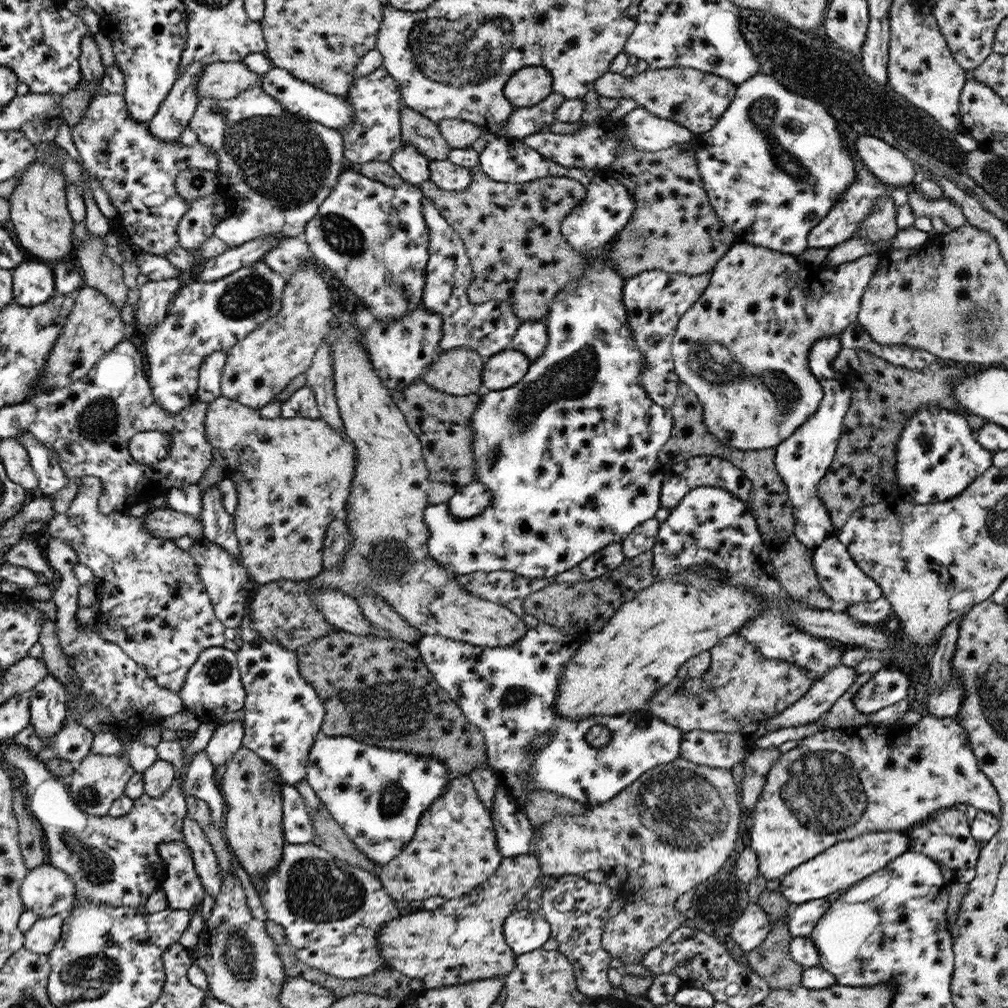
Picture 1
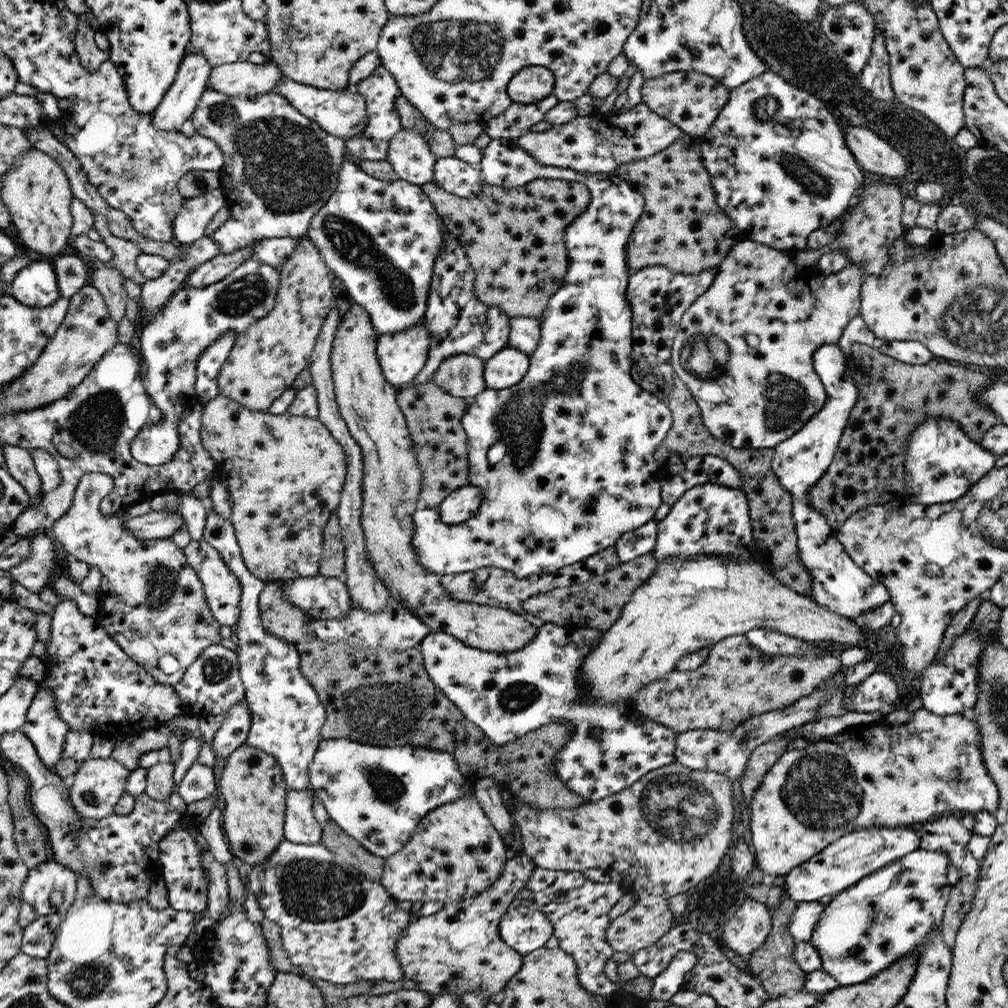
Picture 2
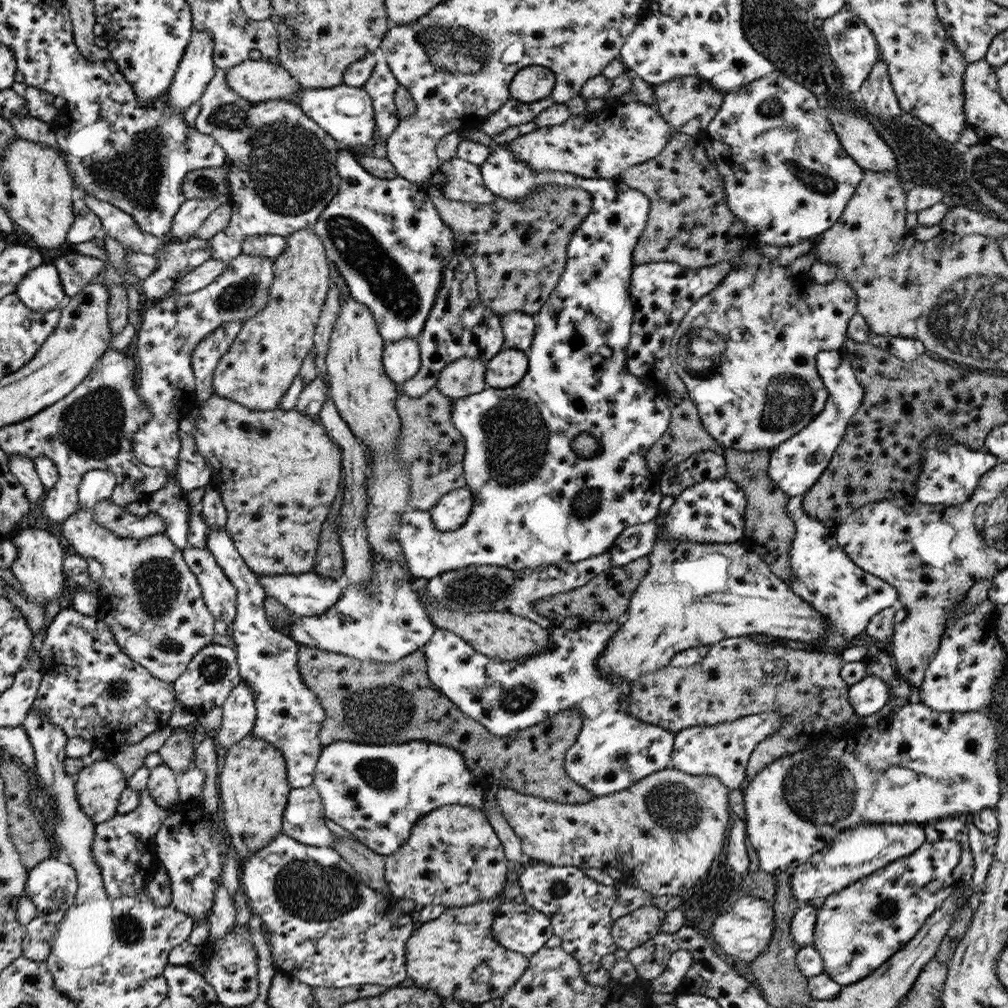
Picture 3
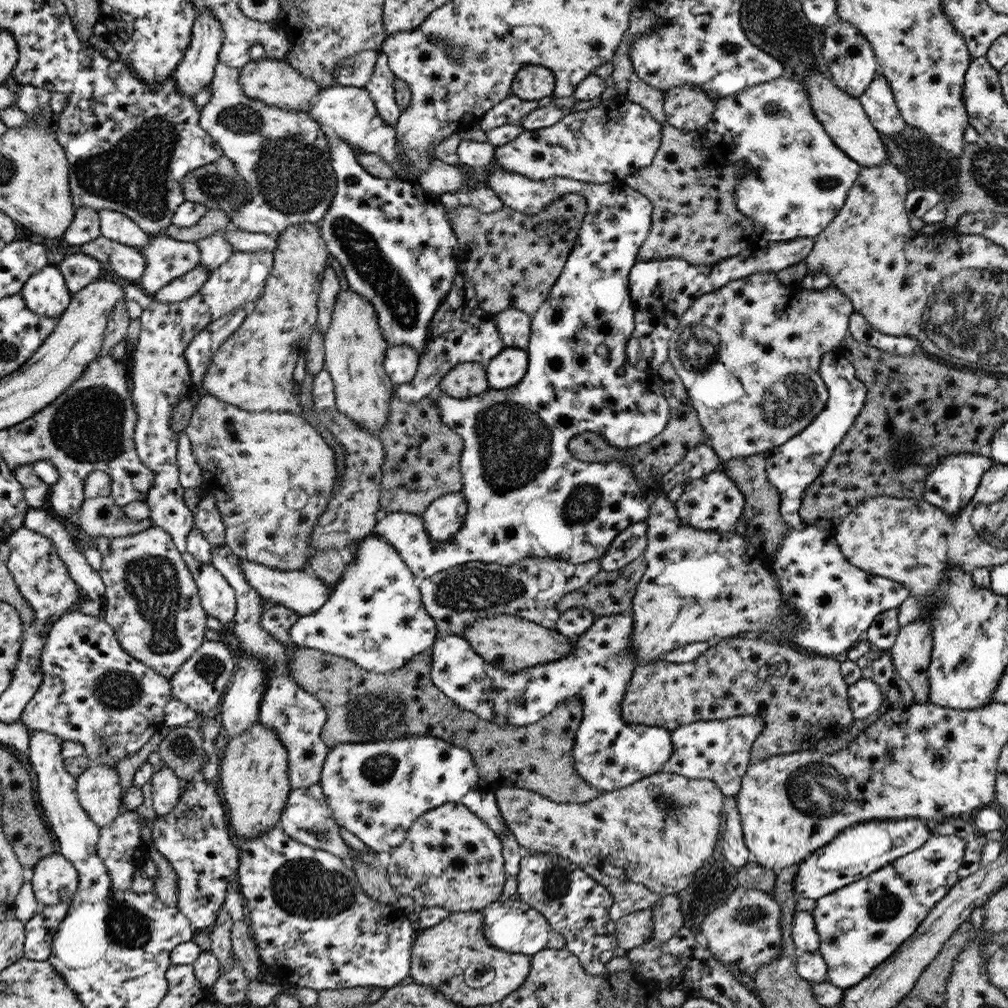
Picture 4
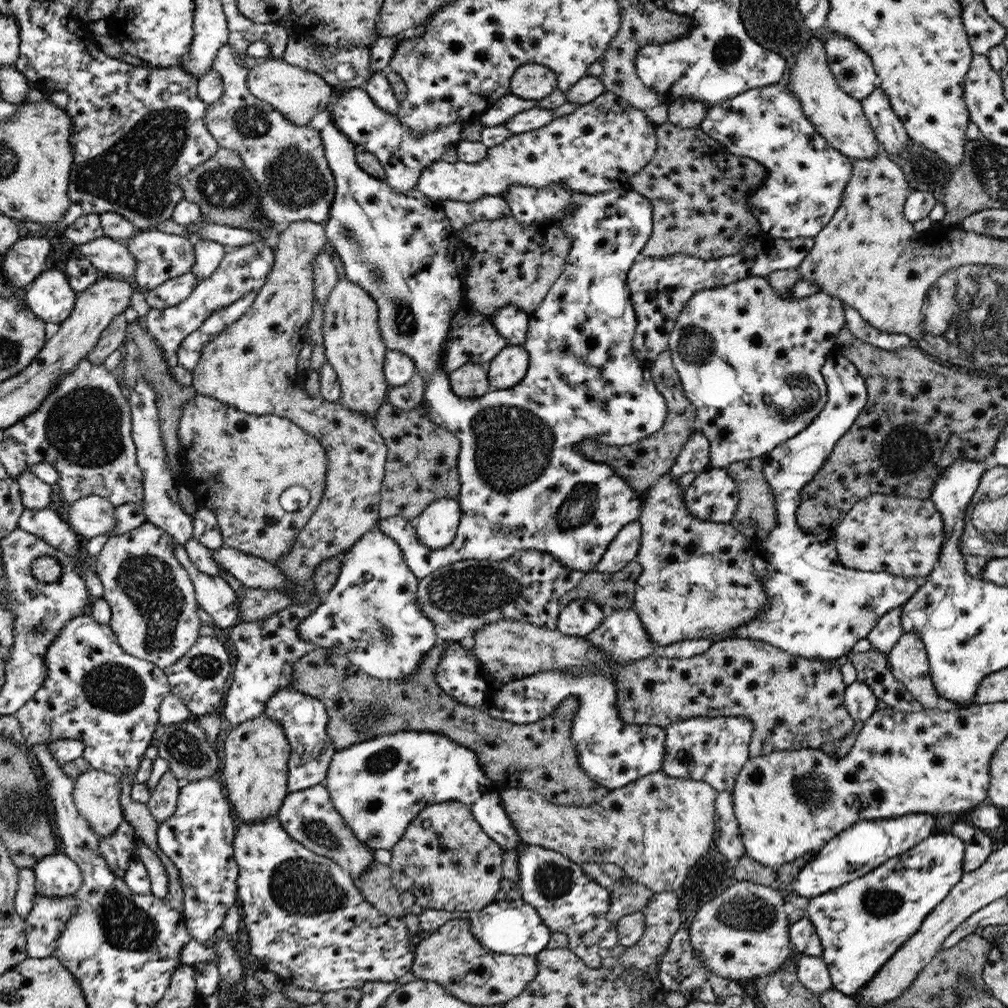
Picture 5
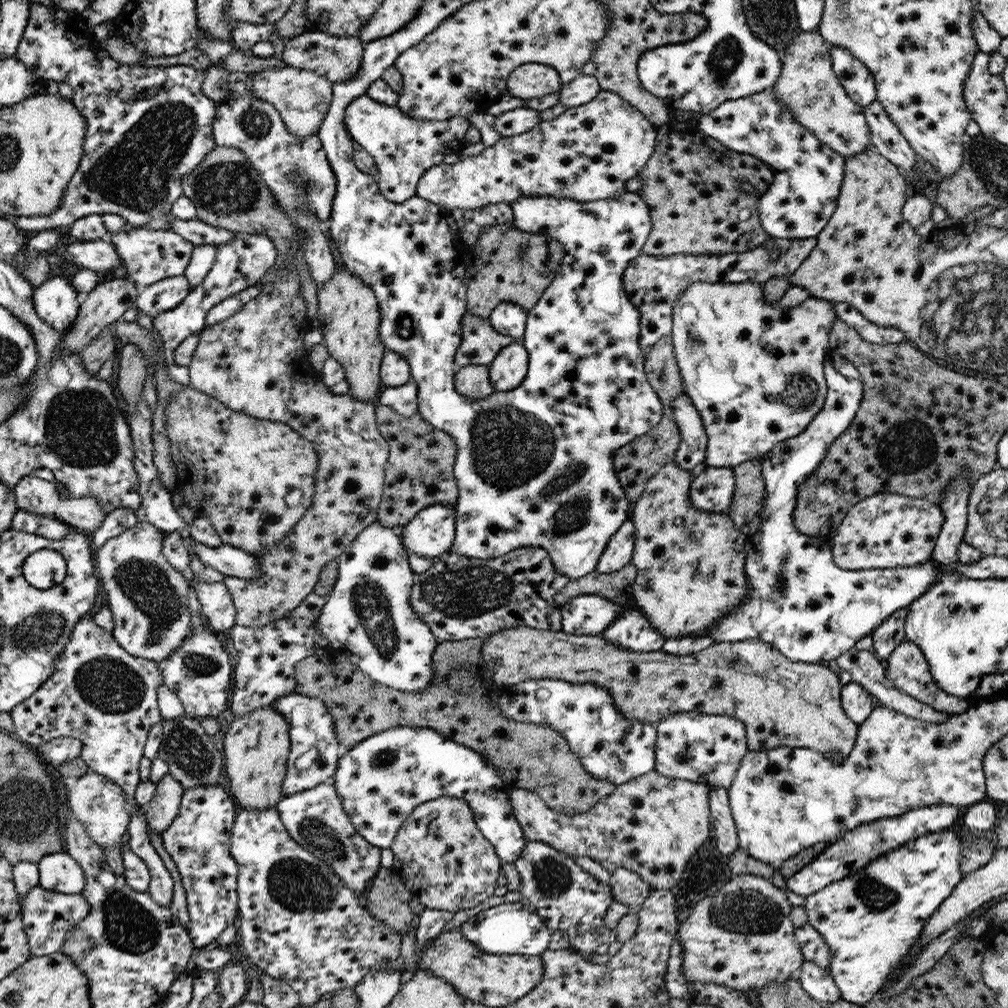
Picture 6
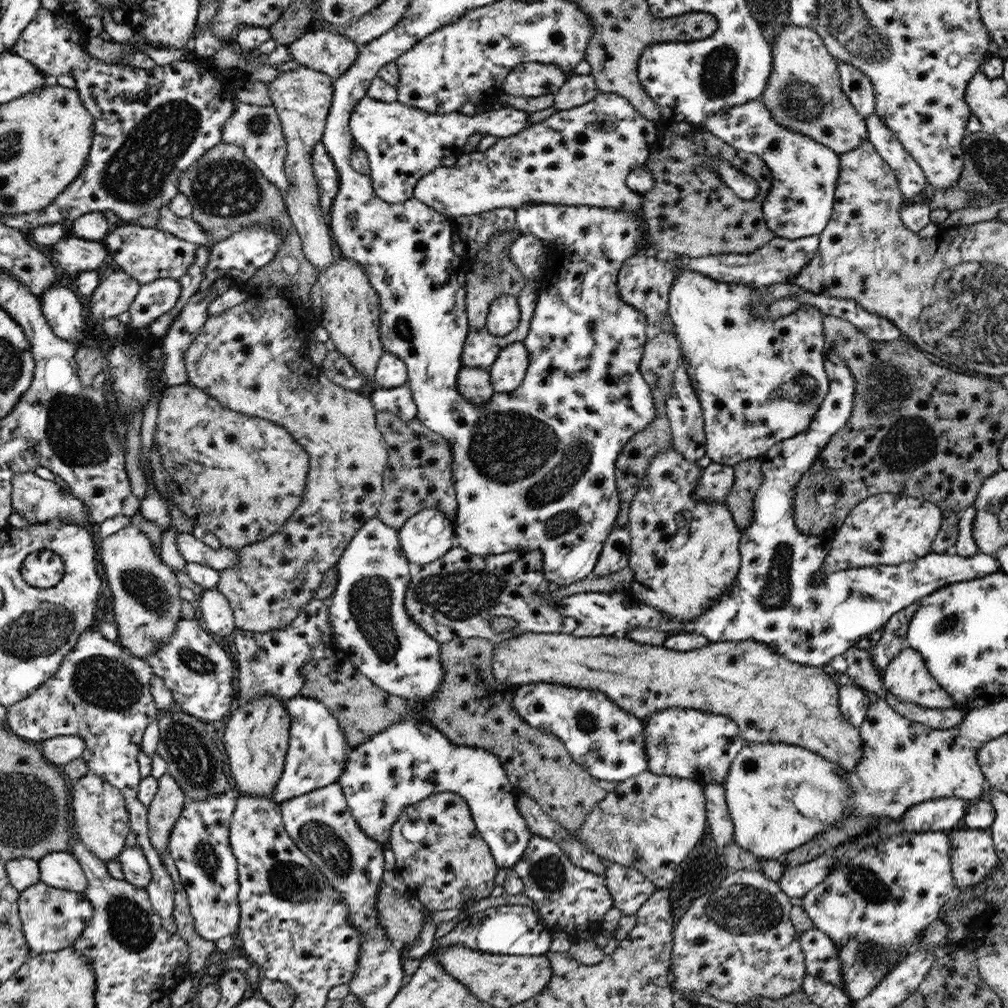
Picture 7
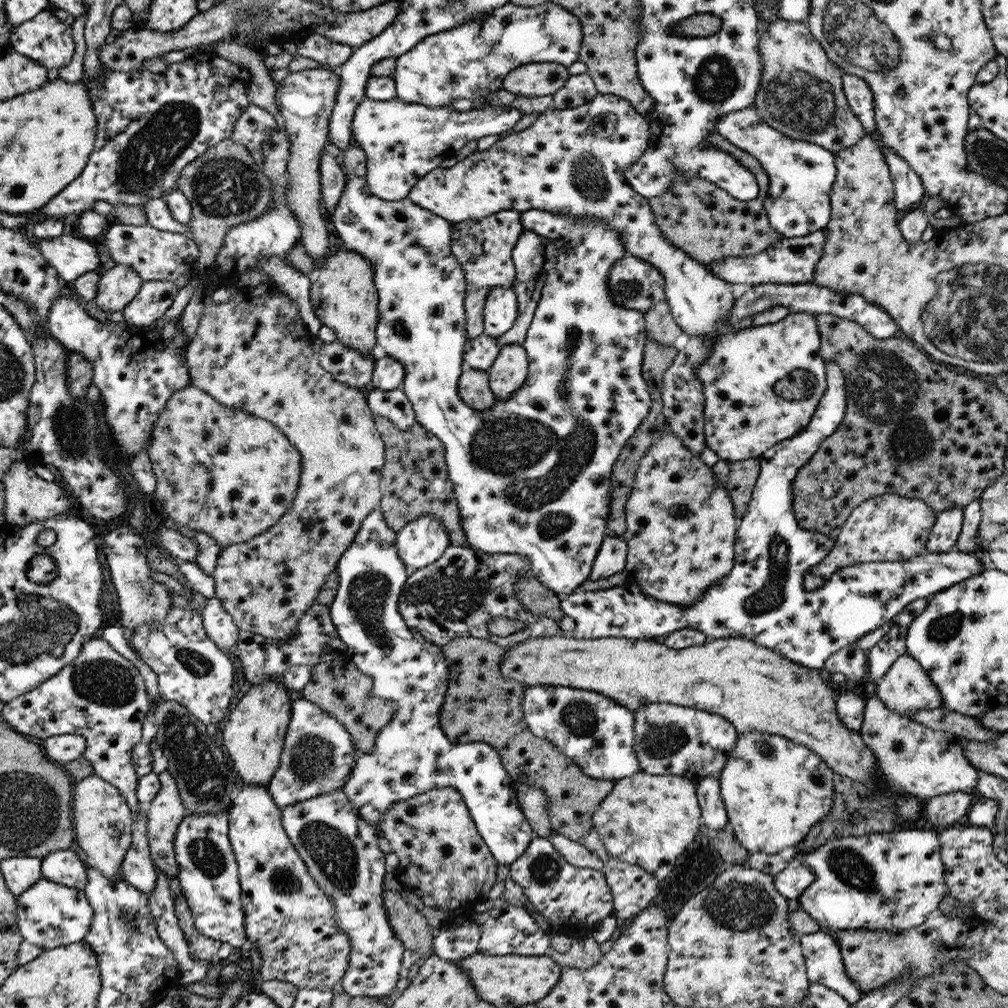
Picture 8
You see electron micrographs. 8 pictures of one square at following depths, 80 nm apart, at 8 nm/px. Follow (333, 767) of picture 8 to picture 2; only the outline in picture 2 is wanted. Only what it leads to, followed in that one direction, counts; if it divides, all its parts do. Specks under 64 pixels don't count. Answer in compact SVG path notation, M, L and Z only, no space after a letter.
M208 510L203 539L221 552L243 588L240 619L236 623L236 652L239 652L239 671L246 685L245 701L251 709L251 731L246 744L275 756L283 769L288 789L310 789L310 766L322 742L321 728L327 717L323 701L299 668L302 659L299 649L263 627L259 596L266 588L266 582L248 570L232 520Z

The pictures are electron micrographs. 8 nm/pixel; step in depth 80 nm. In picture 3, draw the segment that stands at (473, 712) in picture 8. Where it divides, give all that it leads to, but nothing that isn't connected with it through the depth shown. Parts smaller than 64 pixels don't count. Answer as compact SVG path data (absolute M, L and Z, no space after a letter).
M299 645L299 671L303 680L323 703L325 719L319 734L324 746L339 741L356 744L390 745L427 740L457 750L465 758L465 767L481 781L492 786L514 789L516 792L539 796L558 804L582 804L592 800L593 794L576 784L565 771L565 752L572 746L581 731L581 716L573 708L559 712L536 726L513 732L508 736L494 736L485 726L466 716L447 696L444 696L430 679L427 657L422 650L403 656L399 662L375 663L356 657L328 652L324 649Z

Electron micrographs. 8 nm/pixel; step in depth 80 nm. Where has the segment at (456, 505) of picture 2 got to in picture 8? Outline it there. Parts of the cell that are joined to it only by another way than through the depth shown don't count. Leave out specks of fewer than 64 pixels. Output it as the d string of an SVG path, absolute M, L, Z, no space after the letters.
M422 515L398 531L396 546L408 567L422 568L435 563L451 544L449 532L434 515Z

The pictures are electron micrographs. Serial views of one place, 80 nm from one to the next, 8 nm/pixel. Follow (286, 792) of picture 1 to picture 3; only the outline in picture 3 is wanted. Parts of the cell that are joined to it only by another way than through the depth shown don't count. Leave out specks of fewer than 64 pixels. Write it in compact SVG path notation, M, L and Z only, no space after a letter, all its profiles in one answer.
M313 785L292 789L283 815L283 834L312 847L336 848L337 836L326 827L321 815L324 810L321 793Z

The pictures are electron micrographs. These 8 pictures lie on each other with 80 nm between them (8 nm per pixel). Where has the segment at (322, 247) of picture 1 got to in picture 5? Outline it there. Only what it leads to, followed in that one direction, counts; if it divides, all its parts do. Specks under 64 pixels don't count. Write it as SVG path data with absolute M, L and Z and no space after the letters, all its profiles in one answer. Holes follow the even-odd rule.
M330 118L330 122L321 130L323 145L326 149L326 157L331 171L335 175L335 200L331 204L330 216L322 223L324 232L330 246L335 248L336 254L340 257L346 271L348 280L354 281L360 288L366 289L376 300L379 309L379 328L382 330L383 340L386 342L387 350L396 350L404 352L412 358L415 366L415 375L422 376L425 382L423 407L427 410L428 415L435 421L438 426L449 430L460 440L461 449L458 455L456 470L458 470L458 480L461 483L461 491L458 500L461 506L461 519L458 525L457 535L454 540L446 547L438 550L427 549L425 544L419 543L420 539L416 534L416 524L413 520L404 518L403 516L391 516L391 518L379 519L377 528L380 532L387 533L388 536L394 537L399 543L399 547L403 549L403 556L407 564L417 577L424 578L431 575L439 568L453 565L461 560L506 560L510 558L514 552L520 550L540 550L551 554L558 562L565 567L577 571L592 571L595 564L600 562L602 555L610 546L611 540L631 522L637 521L641 515L641 506L643 505L642 497L638 491L628 486L624 480L620 480L620 476L616 476L616 472L602 462L588 462L584 456L576 454L574 444L594 436L596 440L600 440L602 444L608 446L618 446L618 444L634 444L646 436L658 432L663 427L664 418L667 416L668 408L664 398L652 380L648 382L644 376L644 368L640 368L642 364L634 358L632 354L632 336L634 336L634 328L638 324L635 308L633 307L632 296L627 285L627 274L629 268L633 266L634 261L641 256L641 250L650 238L653 229L653 206L649 200L642 196L639 192L634 192L626 182L622 187L616 187L611 191L582 194L573 191L564 185L551 184L544 188L534 188L521 184L511 184L505 192L504 200L509 204L511 213L514 218L524 226L534 225L544 219L556 217L561 222L561 227L565 233L572 239L571 249L566 258L566 264L562 274L556 279L556 282L550 287L548 294L540 303L540 306L532 313L529 313L528 332L526 333L526 341L523 348L529 355L529 368L525 378L516 386L507 389L492 389L483 396L478 397L460 397L452 392L448 381L448 374L444 371L442 365L442 346L446 346L446 342L452 338L449 332L451 327L451 318L461 301L461 294L464 293L464 267L459 261L459 251L456 247L456 232L454 232L450 219L447 217L442 203L432 200L420 192L416 186L404 194L397 193L384 179L373 177L362 168L356 160L358 147L344 133L340 132ZM570 492L596 492L598 496L590 496L584 498L580 494L570 494Z

